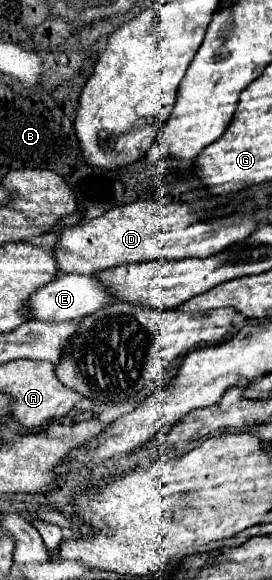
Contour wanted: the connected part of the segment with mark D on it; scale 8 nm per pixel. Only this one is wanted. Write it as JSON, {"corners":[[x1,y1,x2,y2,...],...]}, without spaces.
{"corners":[[139,200,126,204,126,206,116,206,108,212,104,212,98,218,82,218,76,226,64,226,60,230,58,242,54,246,54,256,58,270,64,274,96,274,106,268,114,268,120,264,132,264,132,262,148,262,148,260,180,260,180,258,208,258,210,254,218,254,224,248,228,248,234,242,244,240,250,232,256,230,256,222,248,218,238,218,236,224,228,224,228,218,218,220,212,224,211,220,194,220,194,214,190,212,188,204,168,204,160,206,156,202]]}

